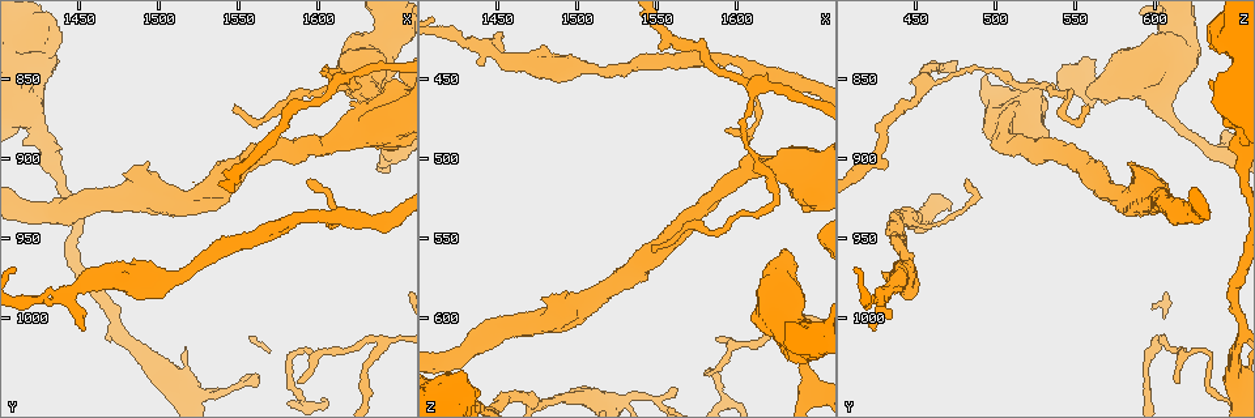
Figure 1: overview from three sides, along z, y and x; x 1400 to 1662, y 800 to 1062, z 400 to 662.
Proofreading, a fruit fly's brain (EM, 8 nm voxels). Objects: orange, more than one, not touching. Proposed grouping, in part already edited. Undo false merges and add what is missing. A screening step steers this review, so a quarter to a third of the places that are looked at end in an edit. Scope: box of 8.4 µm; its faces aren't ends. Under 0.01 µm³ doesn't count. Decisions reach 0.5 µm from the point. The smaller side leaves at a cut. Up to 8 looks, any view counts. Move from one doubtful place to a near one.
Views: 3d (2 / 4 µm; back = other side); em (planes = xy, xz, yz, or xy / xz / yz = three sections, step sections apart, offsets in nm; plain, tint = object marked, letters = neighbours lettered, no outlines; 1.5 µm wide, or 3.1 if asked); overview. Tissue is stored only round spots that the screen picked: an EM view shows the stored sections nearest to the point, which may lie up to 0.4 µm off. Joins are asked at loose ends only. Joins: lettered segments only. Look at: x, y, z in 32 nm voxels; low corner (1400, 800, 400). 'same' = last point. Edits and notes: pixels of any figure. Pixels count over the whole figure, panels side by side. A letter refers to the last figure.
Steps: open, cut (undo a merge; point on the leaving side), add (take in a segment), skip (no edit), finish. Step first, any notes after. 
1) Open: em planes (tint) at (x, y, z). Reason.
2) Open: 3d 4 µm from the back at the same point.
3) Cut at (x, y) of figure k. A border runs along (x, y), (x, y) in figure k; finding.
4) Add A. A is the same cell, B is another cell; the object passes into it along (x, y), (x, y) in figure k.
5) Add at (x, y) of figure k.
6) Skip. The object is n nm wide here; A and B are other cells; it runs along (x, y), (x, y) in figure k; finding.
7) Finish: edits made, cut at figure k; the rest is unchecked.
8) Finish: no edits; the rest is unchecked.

Open: em xy step 8 (letters) at (1640, 1016, 600). Sharp bend.

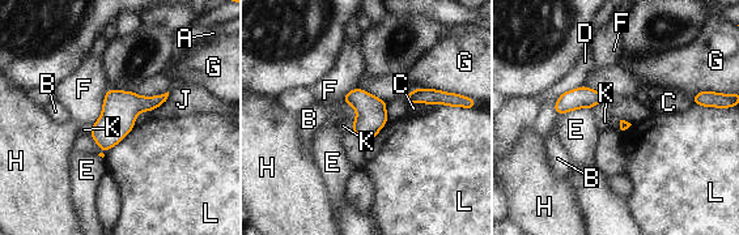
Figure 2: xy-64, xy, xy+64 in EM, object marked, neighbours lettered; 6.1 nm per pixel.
Skip. A, B, C, D, E, F, G, H, J, K and L are other cells; a border runs along (356, 88), (344, 95), (353, 120) in figure 2; one neuron here.

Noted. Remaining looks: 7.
Open: 3d 2 µm at (1624, 856, 528).

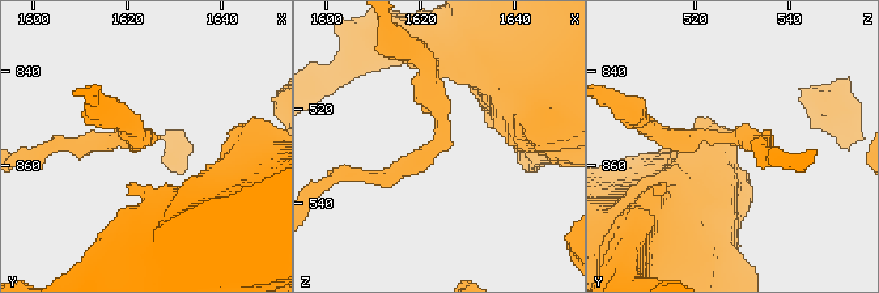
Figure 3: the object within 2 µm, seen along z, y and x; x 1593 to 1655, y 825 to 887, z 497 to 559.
Open: em planes (plain) at (1624, 854, 527). Shape alone is not enough.

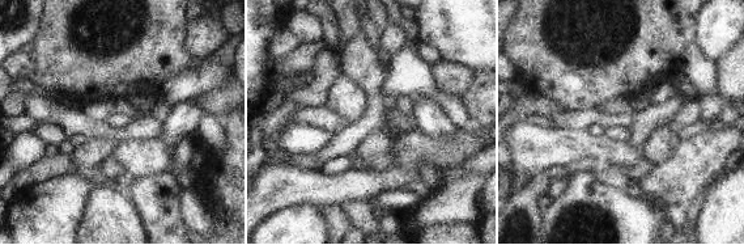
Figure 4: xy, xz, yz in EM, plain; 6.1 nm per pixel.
Open: em planes (letters) at the same point.

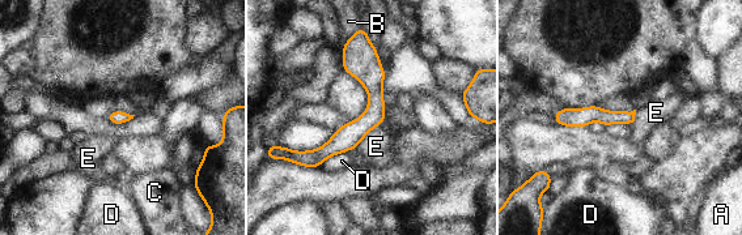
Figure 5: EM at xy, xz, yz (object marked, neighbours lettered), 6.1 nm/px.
Skip. A, B, C, D and E are other cells; a border runs along (377, 125), (355, 148) in figure 5; all the same neuron.

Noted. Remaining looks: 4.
Open: em planes (tint) at (1454, 1006, 422). An open end.

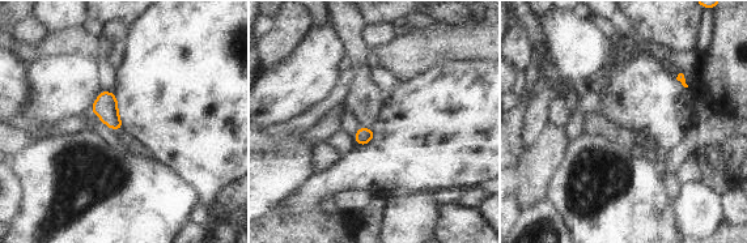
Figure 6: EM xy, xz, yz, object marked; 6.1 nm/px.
Open: em planes (letters) at the same point.

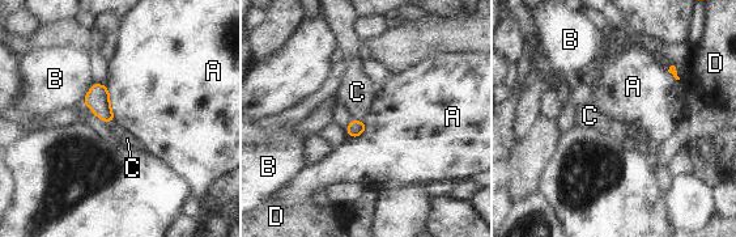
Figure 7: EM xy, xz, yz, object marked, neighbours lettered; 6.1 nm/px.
Skip. A, B, C and D are other cells; a border runs along (106, 85), (115, 119) in figure 7; none of them fits.

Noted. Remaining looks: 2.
Finish: no edits; the rest is unchecked.

